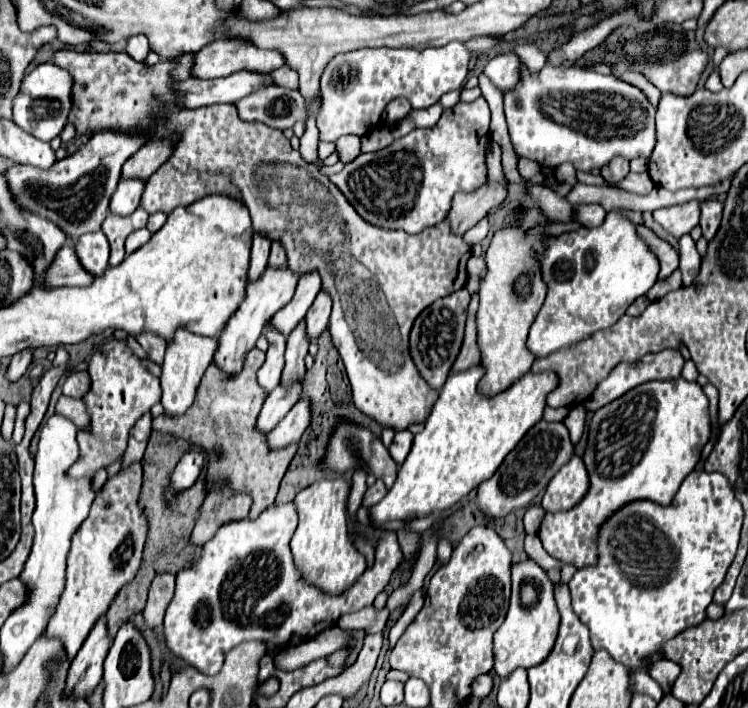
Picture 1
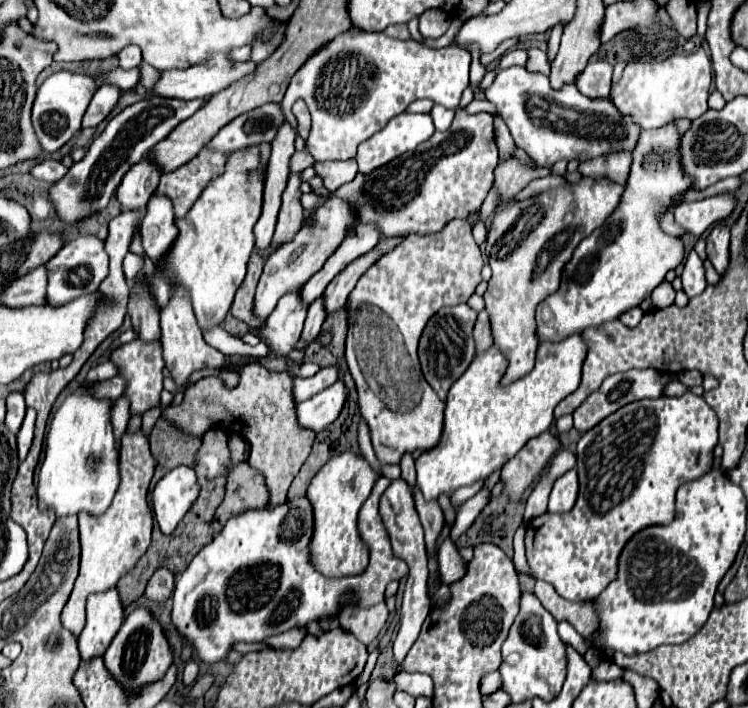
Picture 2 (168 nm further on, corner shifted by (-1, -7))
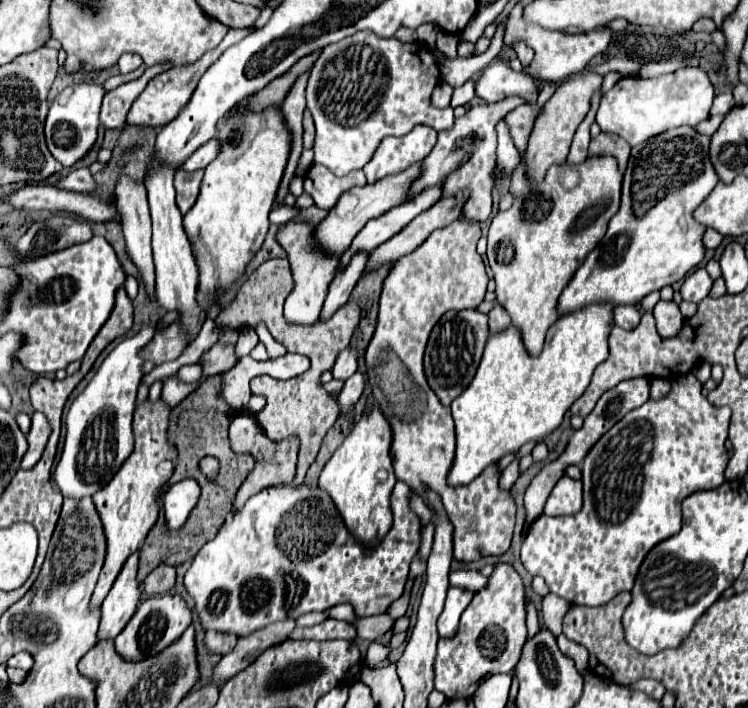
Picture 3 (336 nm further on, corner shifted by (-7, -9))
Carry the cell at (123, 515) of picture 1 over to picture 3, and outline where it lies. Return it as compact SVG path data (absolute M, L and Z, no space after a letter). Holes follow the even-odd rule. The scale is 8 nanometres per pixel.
M145 399L135 409L135 419L133 419L135 449L131 457L121 465L119 473L99 493L93 495L95 507L101 515L105 535L107 535L107 561L101 569L101 575L99 575L99 581L91 599L93 607L99 607L103 603L123 563L127 561L131 553L135 553L143 545L149 529L157 521L159 493L163 491L163 485L171 479L173 461L177 459L177 449L169 443L169 437L167 437L169 415L171 415L171 407L165 405L163 399L157 399L155 403Z

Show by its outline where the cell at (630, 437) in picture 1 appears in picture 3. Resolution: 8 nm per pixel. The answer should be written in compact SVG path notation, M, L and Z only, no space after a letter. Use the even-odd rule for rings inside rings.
M687 373L685 377L677 377L671 381L671 391L661 397L661 399L649 399L647 403L643 403L639 409L633 409L631 413L627 413L619 423L615 423L595 445L593 449L587 453L587 457L583 459L581 465L581 483L583 483L583 507L579 513L575 515L567 515L567 517L537 517L531 527L529 533L523 541L521 547L521 563L523 567L531 573L531 575L539 575L545 579L545 583L549 585L551 593L563 597L565 601L569 601L571 605L587 605L587 607L599 607L605 605L605 601L611 601L617 593L623 591L631 591L631 585L635 583L635 573L639 571L639 565L643 563L643 557L647 557L649 549L653 549L659 541L665 541L669 535L673 537L675 533L679 533L679 529L683 525L683 516L681 514L681 503L685 497L689 497L691 493L697 491L707 491L707 489L717 489L723 481L725 481L725 467L729 463L729 453L725 449L725 441L727 441L727 429L729 429L729 419L731 419L731 409L727 407L715 407L709 405L709 401L701 395L701 383Z

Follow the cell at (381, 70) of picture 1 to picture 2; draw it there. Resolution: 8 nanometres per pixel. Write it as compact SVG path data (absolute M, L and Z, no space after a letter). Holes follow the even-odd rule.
M359 33L359 35L339 35L329 43L329 47L321 49L317 55L313 55L291 79L289 89L283 97L283 101L297 101L305 99L311 117L313 127L309 133L309 153L315 161L333 161L333 159L351 159L355 157L357 145L377 131L381 131L389 119L403 113L405 107L415 99L431 99L433 103L439 103L431 109L431 117L437 131L447 131L455 111L457 109L463 89L469 85L469 65L471 65L471 53L457 45L449 45L443 49L431 49L423 43L417 43L413 39L399 41L385 37L383 33Z

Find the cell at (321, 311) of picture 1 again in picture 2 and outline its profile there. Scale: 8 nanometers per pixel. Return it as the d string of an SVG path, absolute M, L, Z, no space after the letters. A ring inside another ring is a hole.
M385 239L385 241L379 243L373 251L369 251L369 253L357 257L355 261L351 261L351 263L327 285L327 289L325 289L325 293L323 293L325 311L327 311L327 313L339 311L339 309L345 305L345 301L347 301L349 293L353 291L355 283L359 281L359 277L371 267L371 263L373 263L377 257L381 257L385 251L389 251L397 241L401 241L401 239Z

